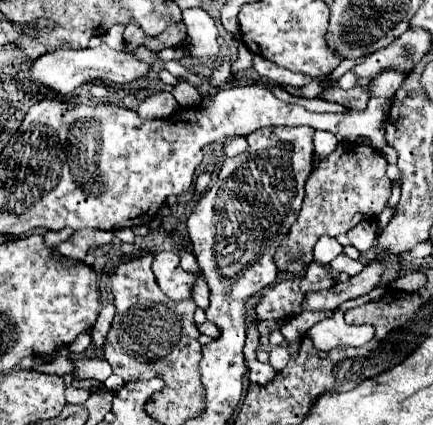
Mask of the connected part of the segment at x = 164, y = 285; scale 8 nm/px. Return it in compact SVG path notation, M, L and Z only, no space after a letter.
M155 251L153 253L153 273L157 277L157 283L161 291L173 299L191 299L191 285L195 281L195 275L185 273L179 265L179 255L171 251Z

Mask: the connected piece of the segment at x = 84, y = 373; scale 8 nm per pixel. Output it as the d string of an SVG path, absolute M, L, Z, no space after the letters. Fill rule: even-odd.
M73 357L71 363L73 363L71 377L75 381L95 379L103 383L111 375L111 365L103 357Z

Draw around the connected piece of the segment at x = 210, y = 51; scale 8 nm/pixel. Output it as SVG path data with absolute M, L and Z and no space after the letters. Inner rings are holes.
M185 9L183 23L187 27L187 49L193 57L217 57L217 25L205 9Z

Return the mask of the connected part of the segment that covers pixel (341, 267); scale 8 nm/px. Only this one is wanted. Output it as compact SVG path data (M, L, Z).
M341 253L339 257L335 257L335 259L329 263L329 267L335 269L335 271L338 271L339 273L344 272L350 277L353 277L353 275L360 273L365 265L361 263L361 261L353 261L353 259L349 259L347 255Z

